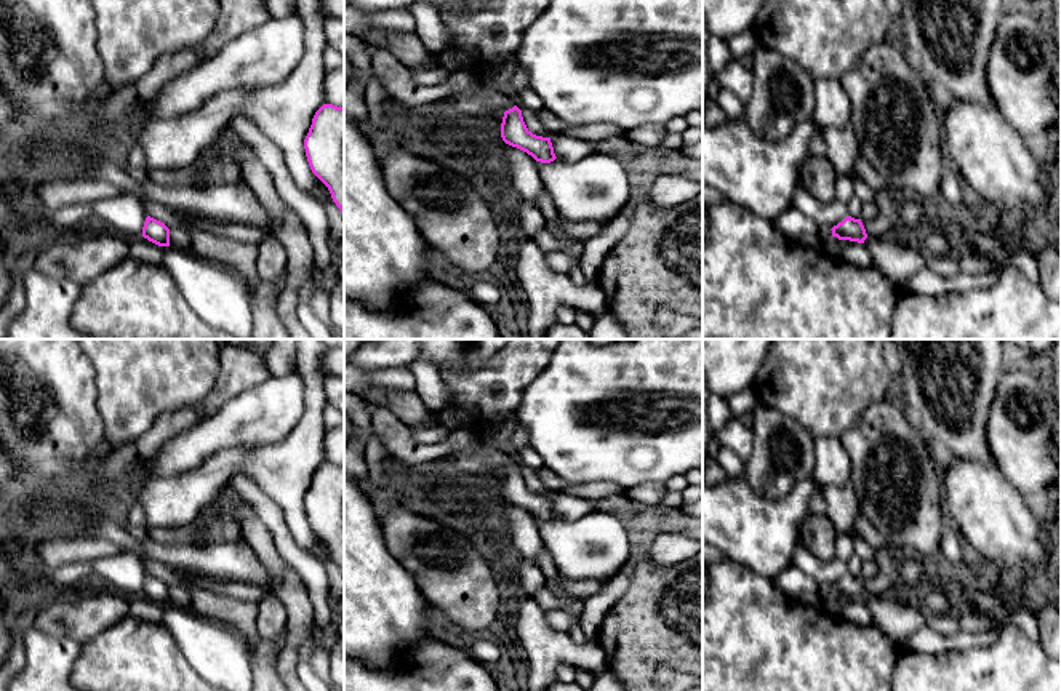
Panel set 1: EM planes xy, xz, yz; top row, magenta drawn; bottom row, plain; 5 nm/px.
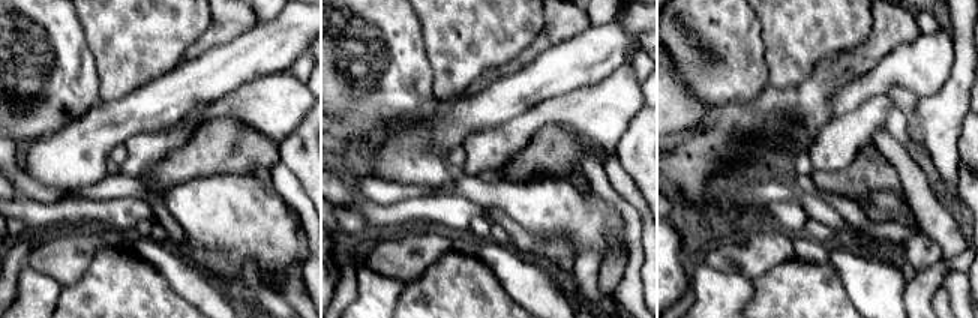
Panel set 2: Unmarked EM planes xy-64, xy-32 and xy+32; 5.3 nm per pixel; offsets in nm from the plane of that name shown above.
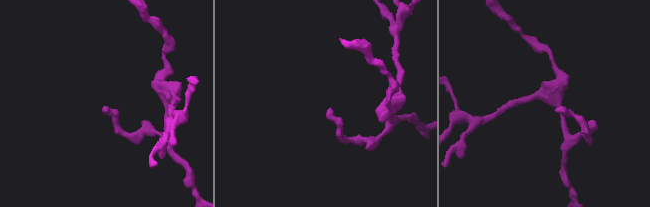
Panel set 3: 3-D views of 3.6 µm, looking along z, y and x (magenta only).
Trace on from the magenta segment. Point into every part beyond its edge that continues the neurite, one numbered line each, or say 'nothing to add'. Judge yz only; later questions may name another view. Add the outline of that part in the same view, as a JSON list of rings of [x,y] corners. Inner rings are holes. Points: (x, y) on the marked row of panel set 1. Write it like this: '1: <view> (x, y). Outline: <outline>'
nothing to add

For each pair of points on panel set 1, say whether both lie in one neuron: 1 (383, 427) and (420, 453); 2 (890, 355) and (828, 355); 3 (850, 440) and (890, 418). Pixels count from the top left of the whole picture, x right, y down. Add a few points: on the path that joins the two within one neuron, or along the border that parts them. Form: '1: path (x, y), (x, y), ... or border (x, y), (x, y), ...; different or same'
1: path (392, 434), (410, 451); same
2: border (882, 355), (892, 376); different
3: path (860, 440), (868, 440), (880, 427); same

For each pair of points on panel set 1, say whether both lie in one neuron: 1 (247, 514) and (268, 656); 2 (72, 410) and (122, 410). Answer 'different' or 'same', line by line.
1: different
2: different

